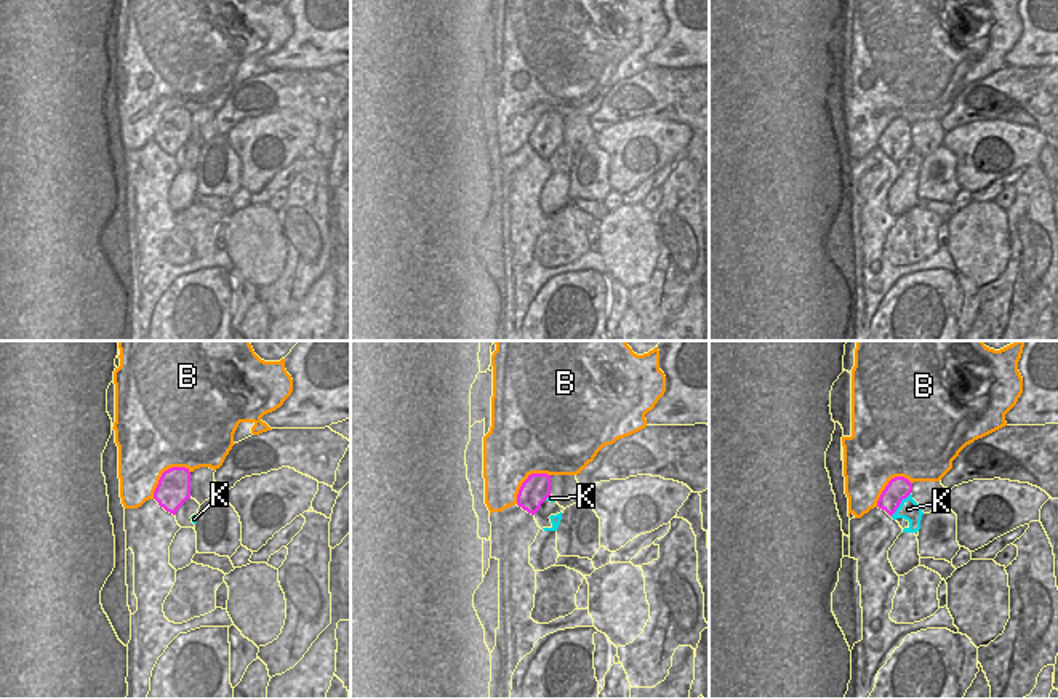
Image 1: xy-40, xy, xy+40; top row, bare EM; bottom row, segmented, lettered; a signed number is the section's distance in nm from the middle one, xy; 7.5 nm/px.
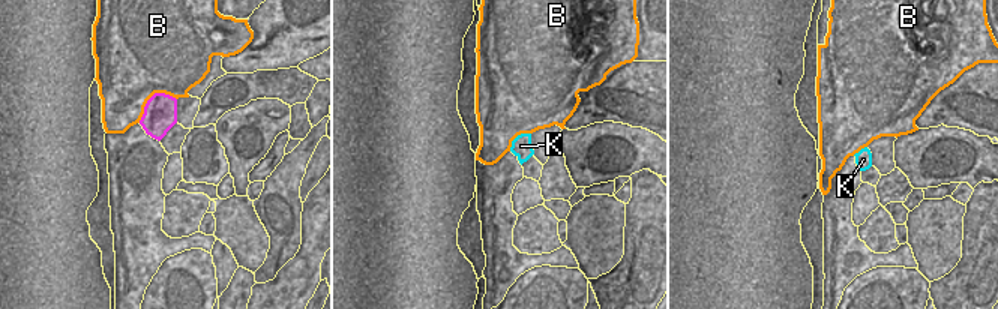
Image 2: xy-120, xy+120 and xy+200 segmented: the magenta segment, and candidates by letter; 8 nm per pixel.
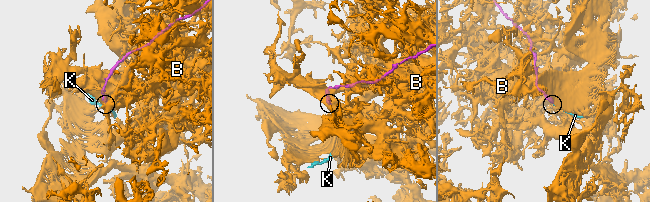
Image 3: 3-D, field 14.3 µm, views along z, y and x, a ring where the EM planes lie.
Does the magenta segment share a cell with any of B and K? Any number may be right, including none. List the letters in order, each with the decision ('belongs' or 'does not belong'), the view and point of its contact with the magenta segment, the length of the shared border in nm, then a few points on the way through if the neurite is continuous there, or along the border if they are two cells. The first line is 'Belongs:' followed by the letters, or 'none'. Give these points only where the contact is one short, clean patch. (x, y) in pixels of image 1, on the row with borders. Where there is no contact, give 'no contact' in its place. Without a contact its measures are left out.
Belongs: K
B: does not belong; meets magenta in xy-40 at (164, 472); contact 360 nm long
K: belongs; meets magenta in xy+40 at (900, 503); contact 240 nm long

